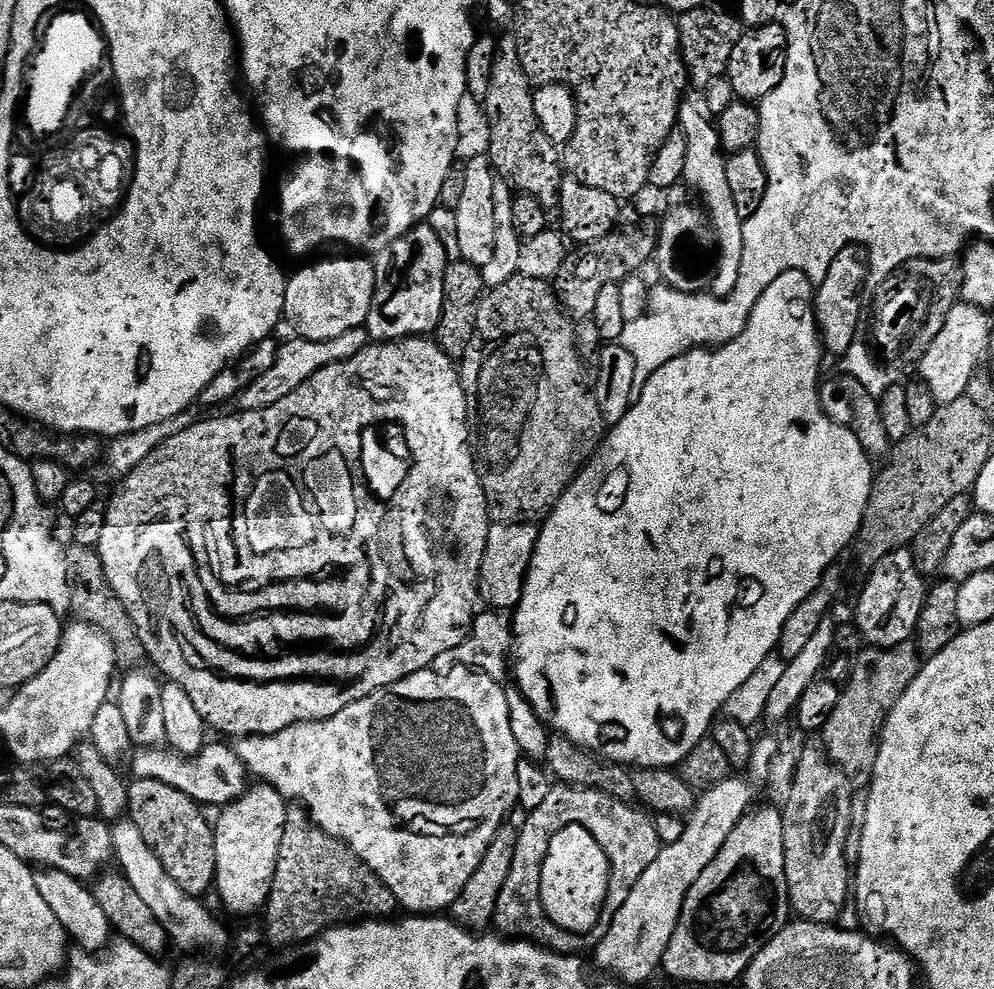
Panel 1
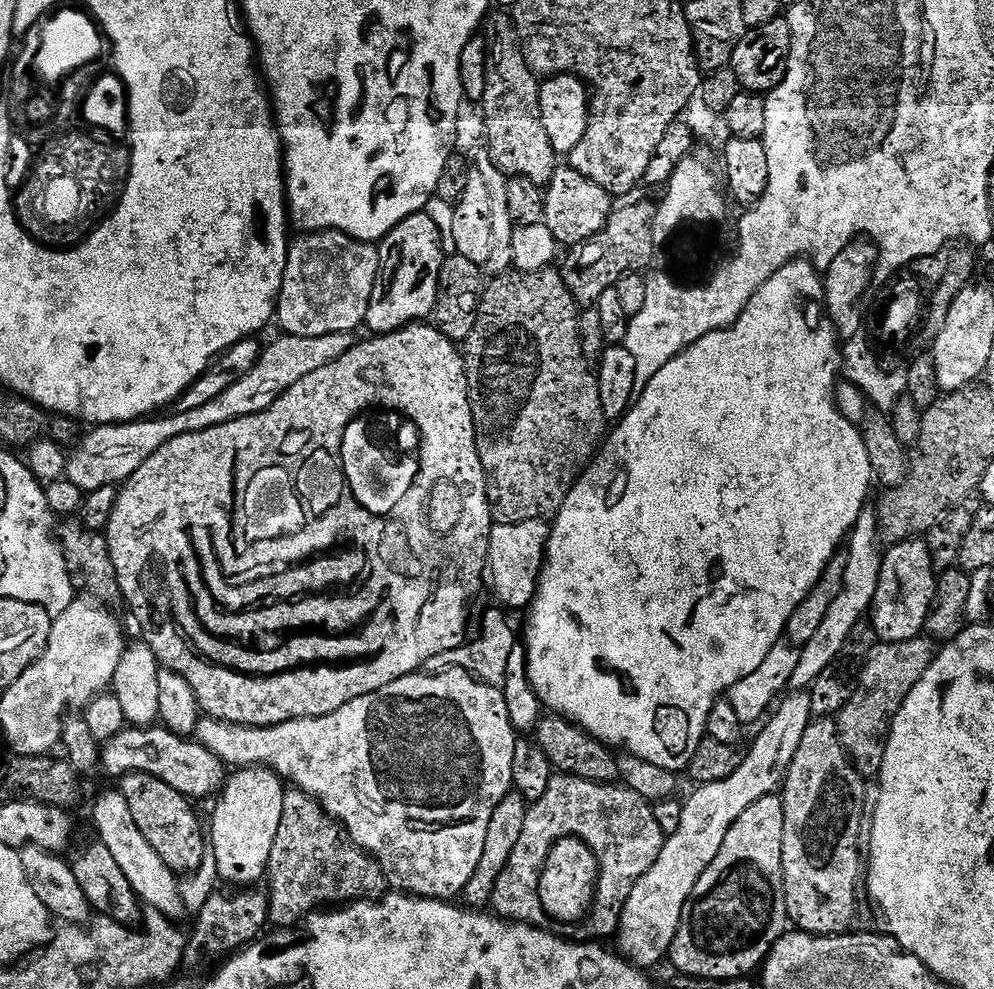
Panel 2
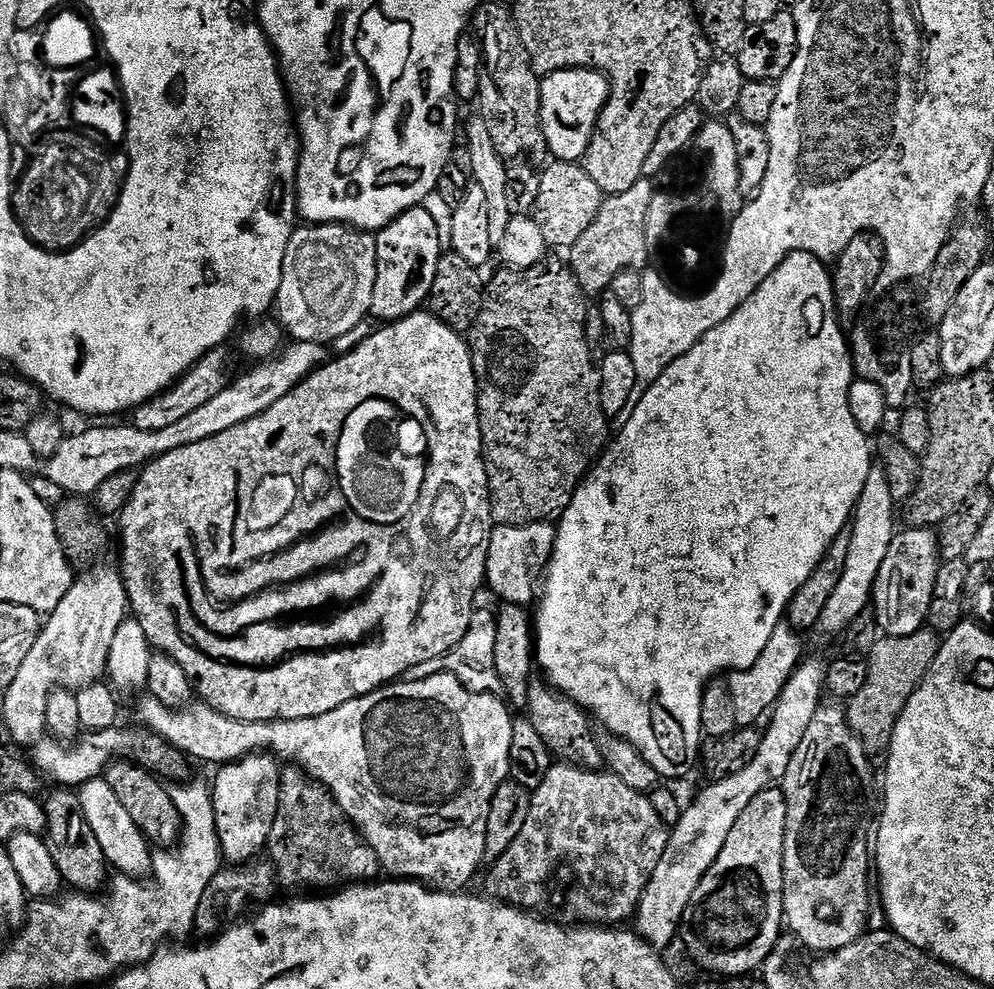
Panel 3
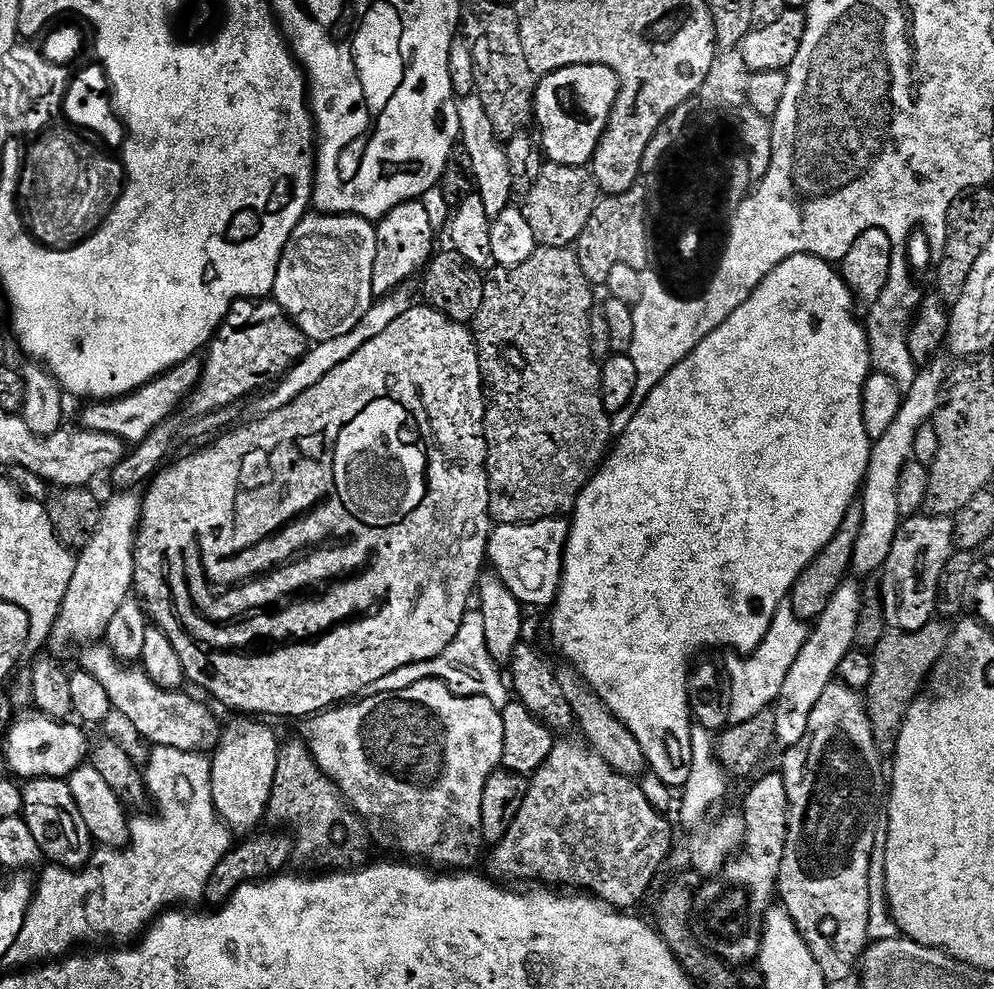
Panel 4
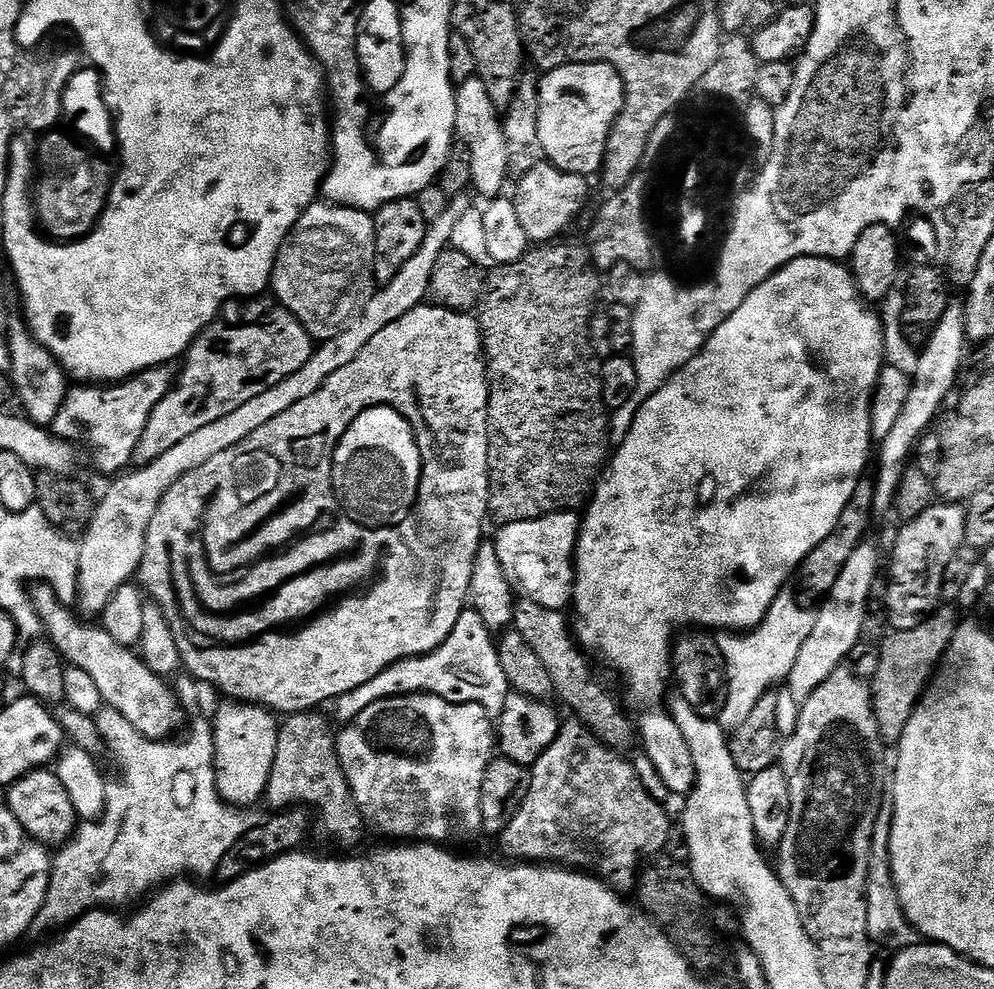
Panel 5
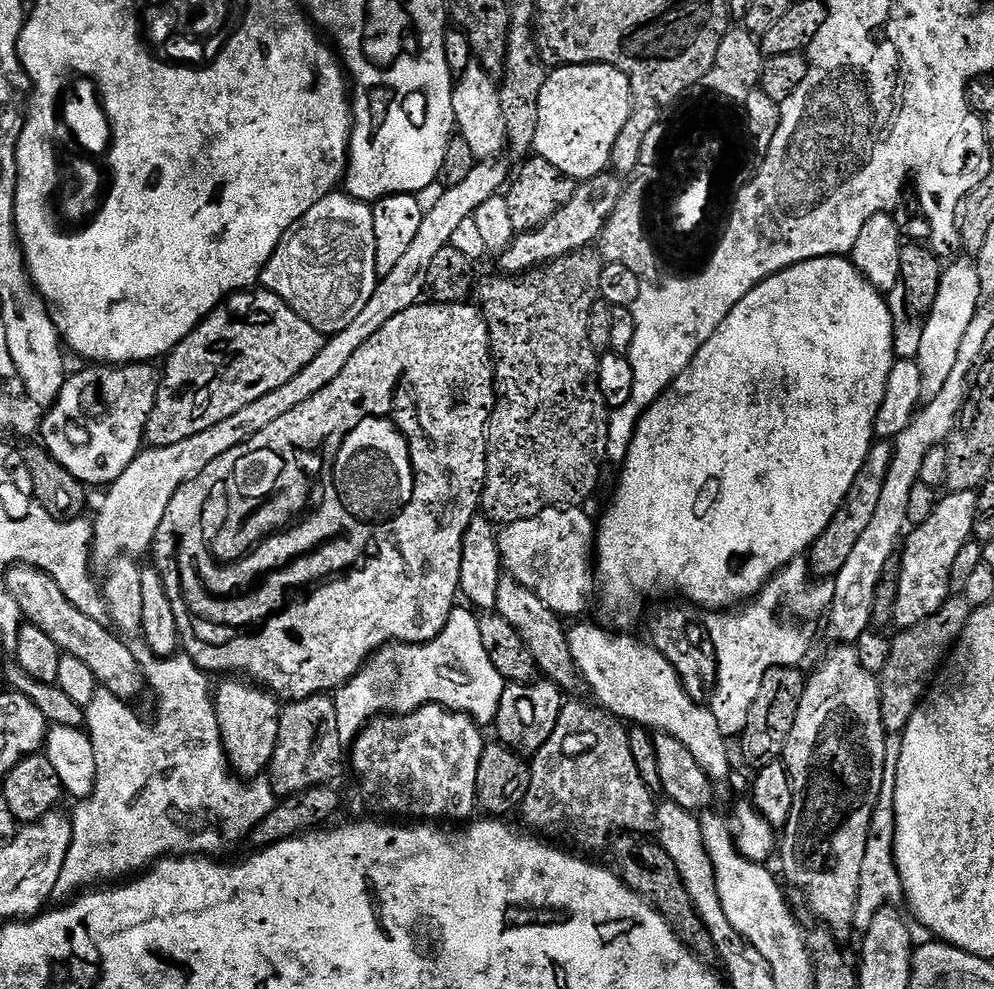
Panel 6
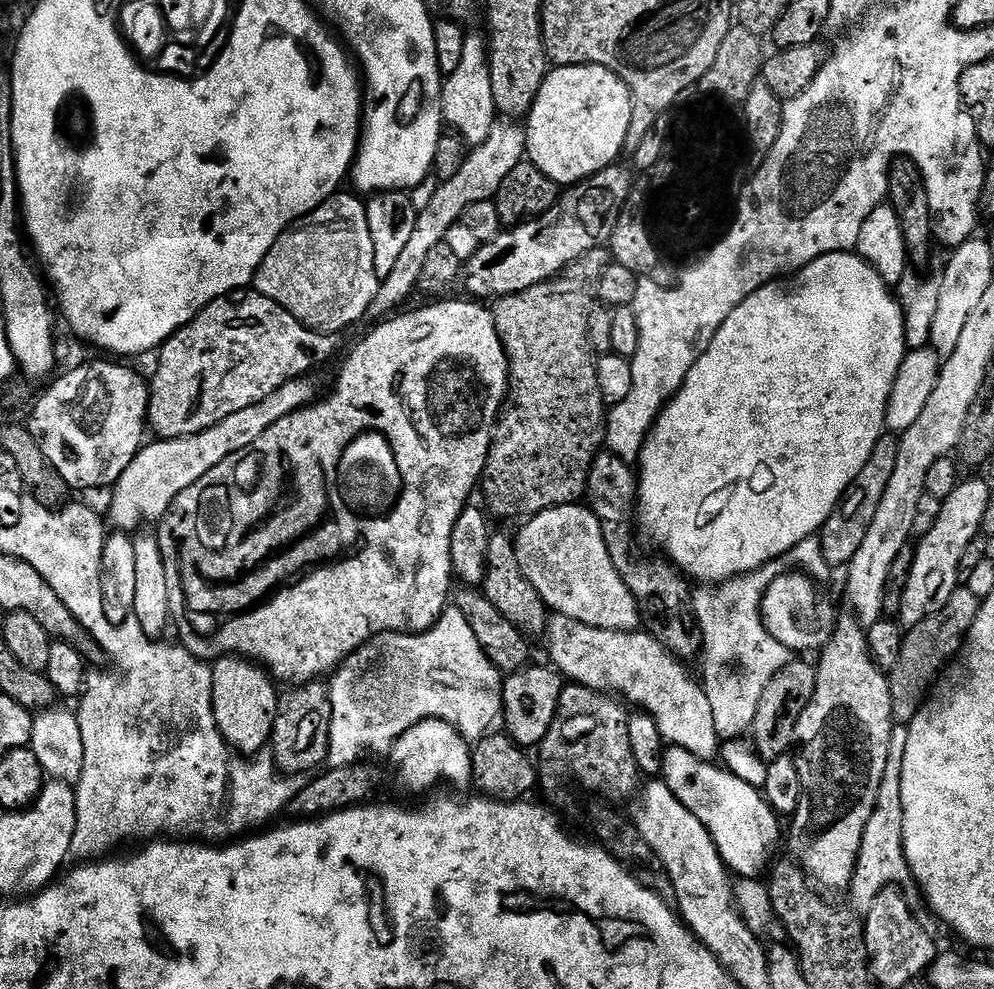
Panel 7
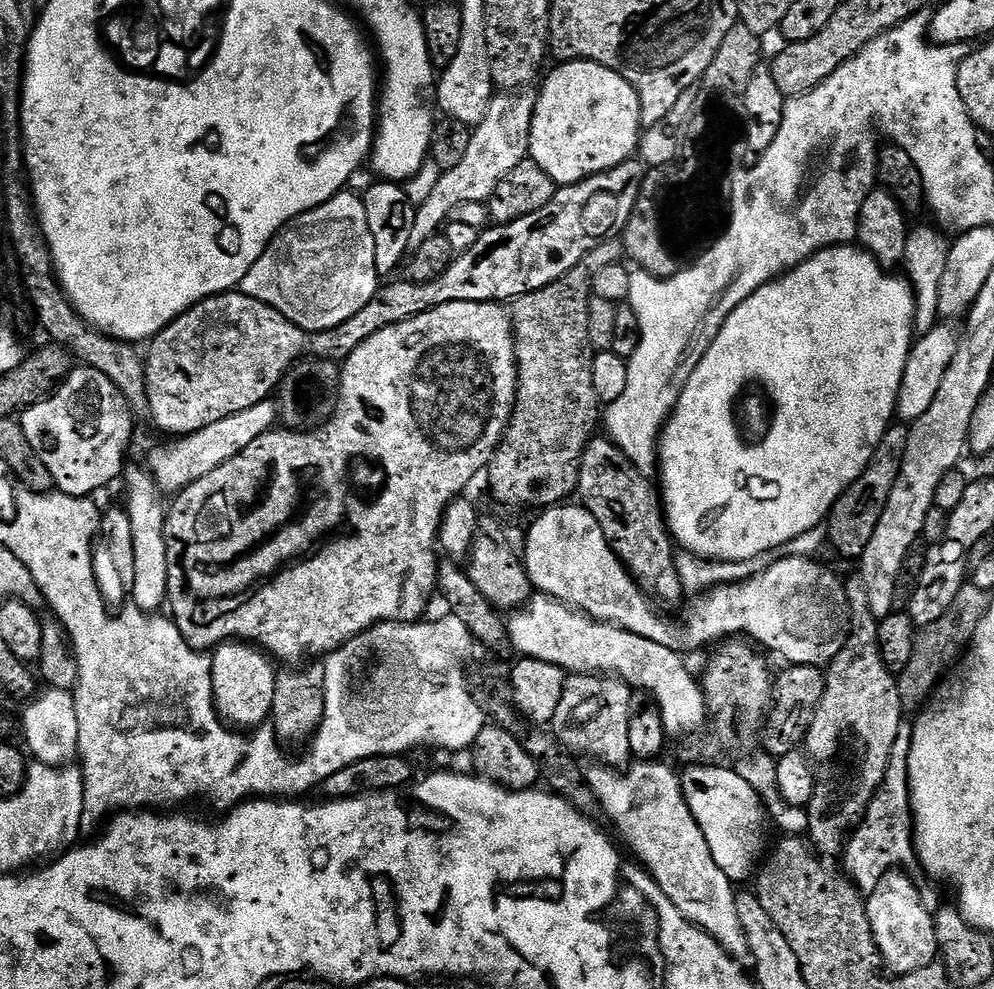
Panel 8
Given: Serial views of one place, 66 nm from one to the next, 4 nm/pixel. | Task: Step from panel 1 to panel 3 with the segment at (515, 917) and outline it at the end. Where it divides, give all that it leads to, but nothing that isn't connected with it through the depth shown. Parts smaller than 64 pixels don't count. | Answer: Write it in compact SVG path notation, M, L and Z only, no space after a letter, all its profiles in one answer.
M563 762L553 763L552 769L546 774L546 778L542 778L542 786L538 786L531 793L532 801L530 802L530 814L526 814L526 823L522 825L522 830L518 834L518 838L514 838L514 842L510 842L510 846L506 846L506 854L502 854L502 858L491 861L488 873L485 871L484 888L483 891L487 893L491 899L498 900L502 904L510 904L513 908L523 908L525 910L536 910L536 907L543 902L544 883L552 876L552 871L563 862L567 856L574 856L572 864L572 872L574 878L578 881L575 884L570 896L574 900L568 909L562 909L557 916L554 916L555 923L561 924L564 927L573 927L579 921L584 924L591 924L601 927L615 927L620 926L623 920L631 921L636 915L636 907L640 905L640 898L644 893L644 887L650 882L650 878L654 874L654 870L658 866L658 862L662 858L662 854L668 845L668 838L670 835L670 828L664 824L659 817L657 811L651 806L649 797L645 793L638 790L630 790L630 786L626 786L626 782L622 782L622 778L612 775L607 770L598 772L591 772L585 768L579 768L573 764L566 764Z

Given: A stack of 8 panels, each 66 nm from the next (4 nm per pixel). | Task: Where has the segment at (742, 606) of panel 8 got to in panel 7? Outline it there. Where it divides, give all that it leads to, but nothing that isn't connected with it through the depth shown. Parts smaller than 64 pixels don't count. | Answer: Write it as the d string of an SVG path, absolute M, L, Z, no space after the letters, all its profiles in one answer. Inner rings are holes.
M580 502L563 504L540 512L525 524L528 525L514 536L518 566L522 566L522 574L530 578L530 586L538 590L547 608L555 615L611 632L634 632L641 627L640 607L606 550L600 520L592 513L591 508ZM785 574L764 590L762 619L772 640L782 642L793 654L819 653L832 640L836 632L836 608L820 596L817 581L803 574Z

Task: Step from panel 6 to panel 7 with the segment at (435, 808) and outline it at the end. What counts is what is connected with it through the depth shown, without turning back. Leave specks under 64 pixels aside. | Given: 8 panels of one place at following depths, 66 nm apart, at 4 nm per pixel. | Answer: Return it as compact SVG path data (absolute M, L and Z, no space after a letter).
M441 720L418 722L406 734L399 736L390 749L392 764L400 780L412 792L428 792L439 784L453 784L456 788L472 784L472 748L460 731Z

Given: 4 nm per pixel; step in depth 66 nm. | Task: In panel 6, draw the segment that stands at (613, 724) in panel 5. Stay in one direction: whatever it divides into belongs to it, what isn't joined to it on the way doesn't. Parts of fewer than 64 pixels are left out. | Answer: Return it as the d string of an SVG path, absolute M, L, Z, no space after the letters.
M501 575L498 582L498 602L494 610L502 618L506 618L506 622L510 622L514 630L518 630L518 638L522 638L522 642L526 642L526 650L534 654L537 669L552 683L557 684L561 692L580 694L580 691L585 691L584 679L581 678L580 671L576 669L576 663L570 654L565 621L557 616L554 610L550 610L550 606L546 606L546 602L542 602L538 594L526 590L526 586L522 586L522 582L518 582L512 576Z

